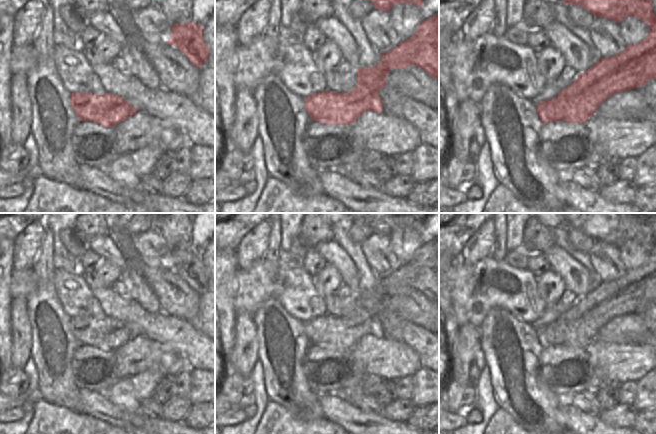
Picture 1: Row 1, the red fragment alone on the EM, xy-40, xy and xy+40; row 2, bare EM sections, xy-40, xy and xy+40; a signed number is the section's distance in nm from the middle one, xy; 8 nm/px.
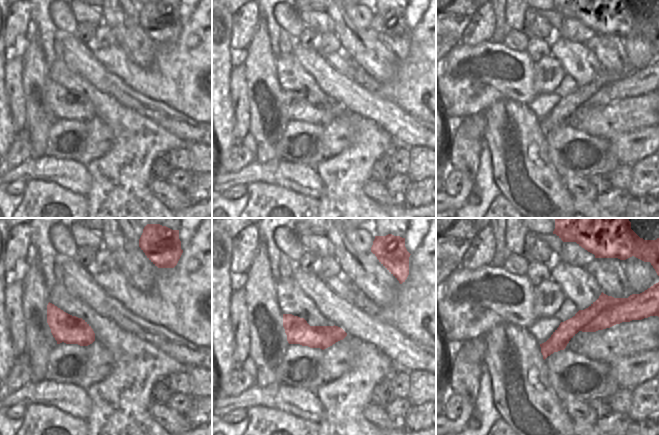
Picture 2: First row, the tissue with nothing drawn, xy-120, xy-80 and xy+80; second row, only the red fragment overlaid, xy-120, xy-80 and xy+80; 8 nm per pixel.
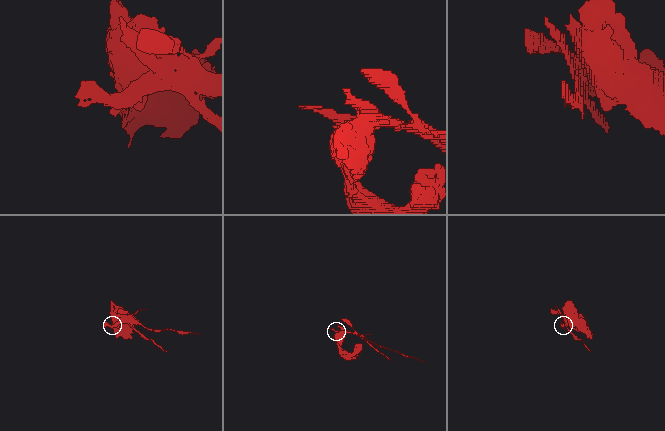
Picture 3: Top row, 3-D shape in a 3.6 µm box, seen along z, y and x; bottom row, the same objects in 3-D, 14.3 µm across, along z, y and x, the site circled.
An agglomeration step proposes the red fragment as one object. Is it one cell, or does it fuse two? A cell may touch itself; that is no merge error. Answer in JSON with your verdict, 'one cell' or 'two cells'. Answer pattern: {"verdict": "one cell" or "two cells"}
{"verdict": "two cells"}

